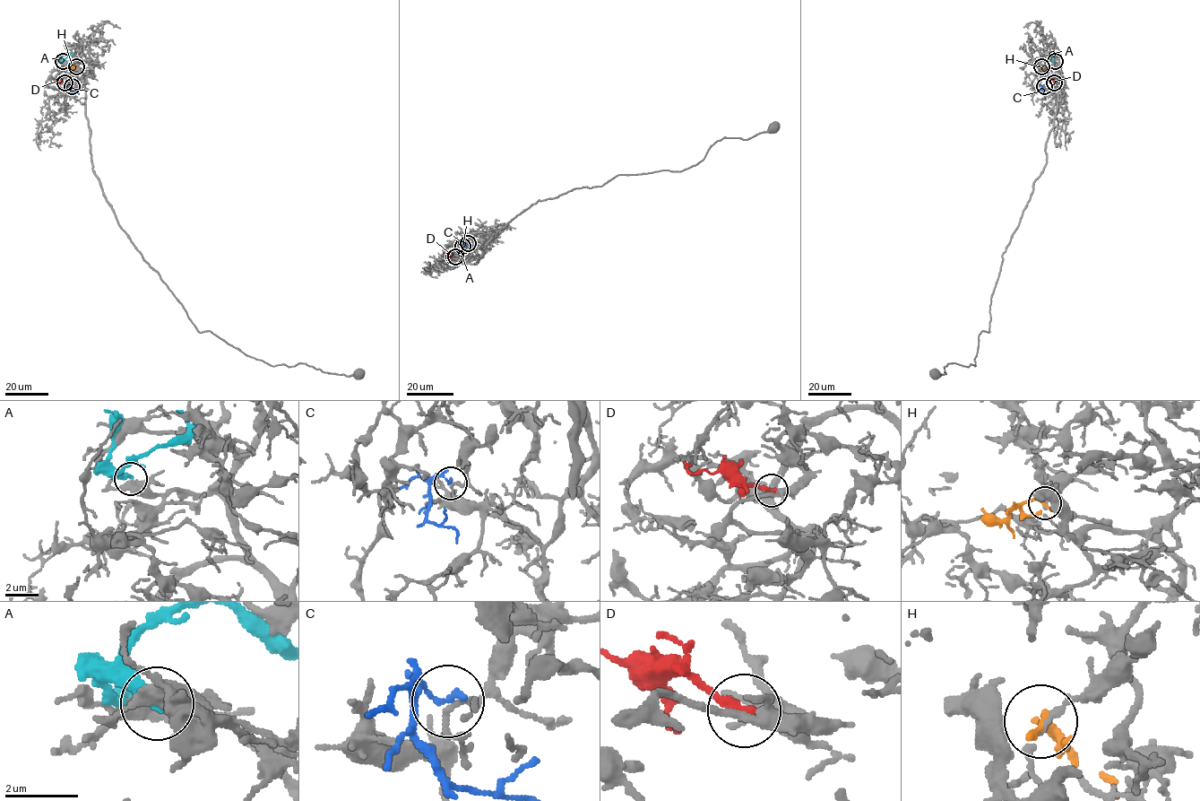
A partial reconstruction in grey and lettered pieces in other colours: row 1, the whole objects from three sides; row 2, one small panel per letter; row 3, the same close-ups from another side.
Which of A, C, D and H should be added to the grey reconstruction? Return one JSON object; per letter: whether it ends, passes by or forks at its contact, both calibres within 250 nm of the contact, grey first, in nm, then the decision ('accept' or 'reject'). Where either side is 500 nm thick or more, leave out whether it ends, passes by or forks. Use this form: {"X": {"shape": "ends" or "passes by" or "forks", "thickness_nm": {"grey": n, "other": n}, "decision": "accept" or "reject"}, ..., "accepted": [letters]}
{"A": {"shape": "ends", "thickness_nm": {"grey": 380, "other": 320}, "decision": "reject"}, "C": {"shape": "ends", "thickness_nm": {"grey": 180, "other": 150}, "decision": "reject"}, "D": {"shape": "ends", "thickness_nm": {"grey": 240, "other": 240}, "decision": "accept"}, "H": {"shape": "ends", "thickness_nm": {"grey": 140, "other": 200}, "decision": "reject"}, "accepted": ["D"]}

